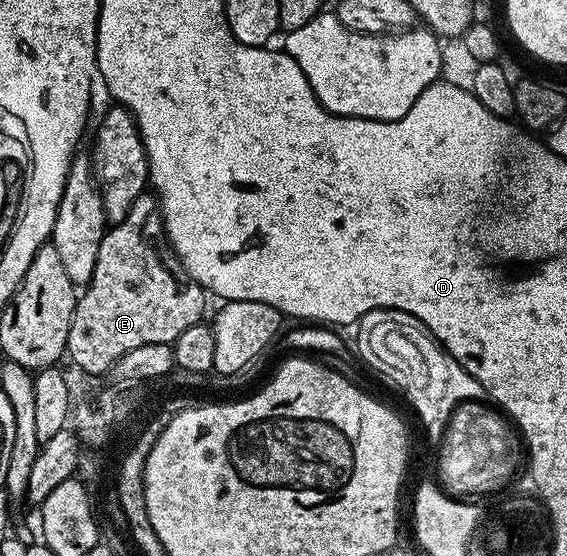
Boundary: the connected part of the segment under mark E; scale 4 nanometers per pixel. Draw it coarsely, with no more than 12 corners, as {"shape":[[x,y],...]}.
{"shape":[[144,191],[97,251],[66,356],[110,374],[171,345],[208,294]]}

